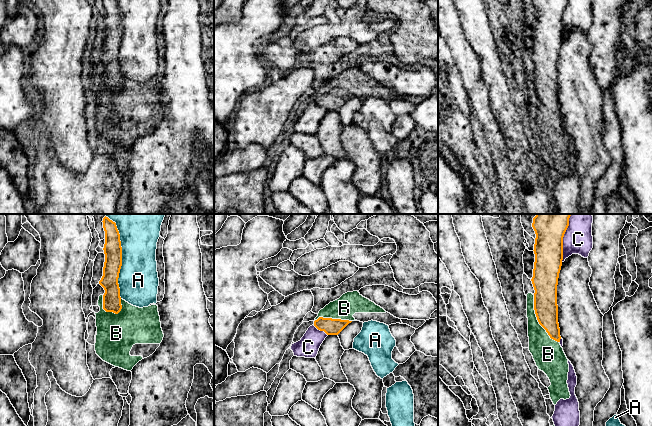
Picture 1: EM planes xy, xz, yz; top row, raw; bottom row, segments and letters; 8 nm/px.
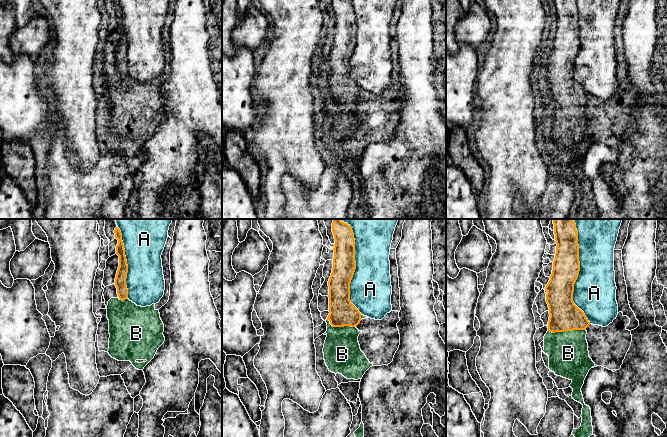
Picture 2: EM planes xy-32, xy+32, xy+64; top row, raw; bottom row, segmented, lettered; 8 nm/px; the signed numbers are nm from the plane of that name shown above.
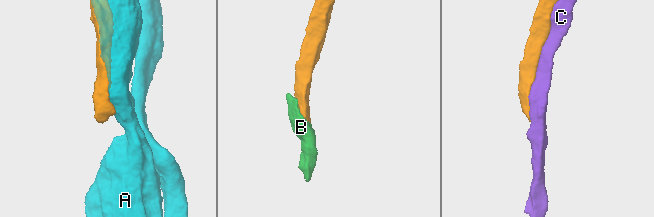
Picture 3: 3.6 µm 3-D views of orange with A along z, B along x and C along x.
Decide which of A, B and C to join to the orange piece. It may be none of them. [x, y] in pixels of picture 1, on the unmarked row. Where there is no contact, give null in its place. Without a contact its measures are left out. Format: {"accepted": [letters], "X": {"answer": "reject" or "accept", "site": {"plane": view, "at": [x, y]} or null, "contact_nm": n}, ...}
{"accepted": ["B"], "A": {"answer": "reject", "site": {"plane": "xy", "at": [121, 37]}, "contact_nm": 600}, "B": {"answer": "accept", "site": {"plane": "yz", "at": [537, 95]}, "contact_nm": 440}, "C": {"answer": "reject", "site": {"plane": "yz", "at": [562, 19]}, "contact_nm": 320}}

